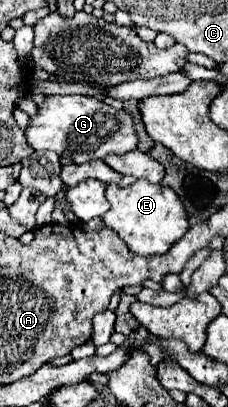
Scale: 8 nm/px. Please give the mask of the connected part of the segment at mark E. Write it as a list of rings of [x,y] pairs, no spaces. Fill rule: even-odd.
[[[137,180],[133,186],[121,188],[115,184],[107,186],[107,200],[111,210],[103,216],[103,222],[113,228],[119,238],[139,256],[157,256],[167,254],[167,250],[187,232],[189,222],[181,200],[163,184],[151,184],[145,180]]]

